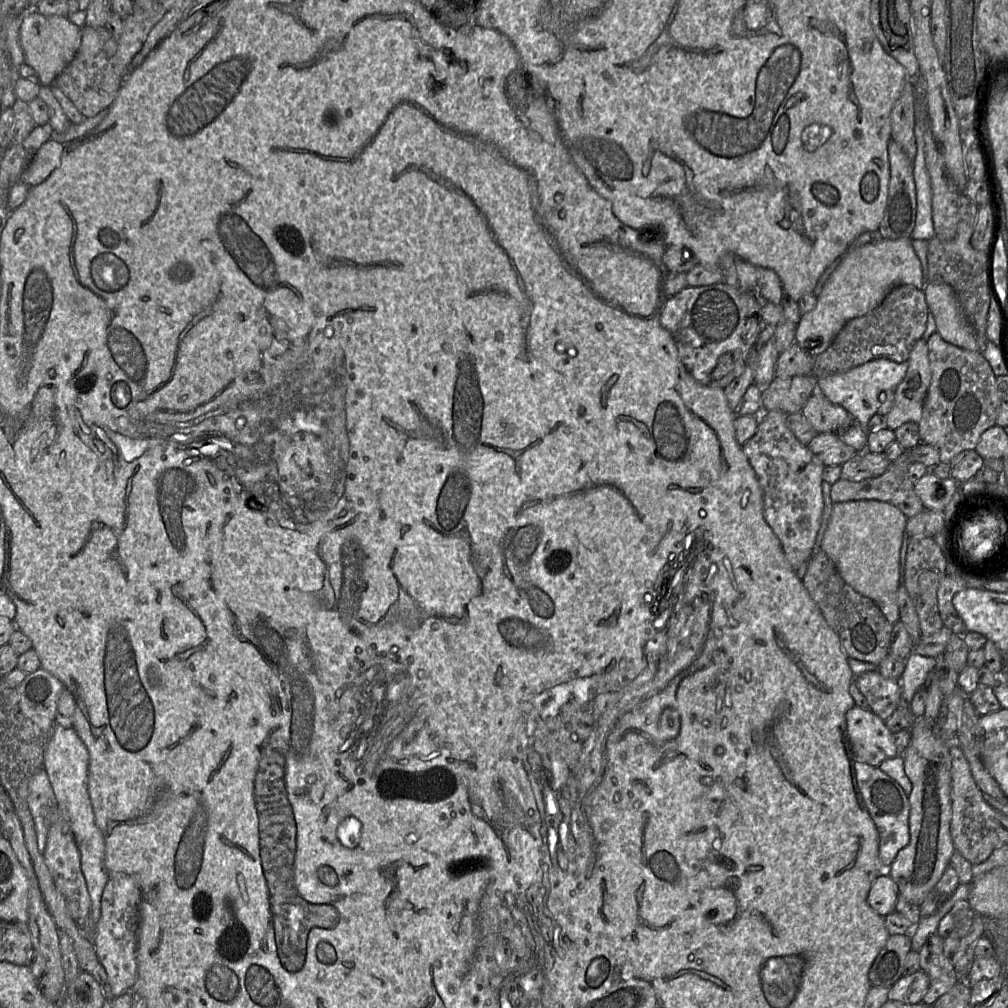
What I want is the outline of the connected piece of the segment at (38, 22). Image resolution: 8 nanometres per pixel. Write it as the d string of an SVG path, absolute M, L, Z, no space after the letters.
M32 10L22 21L19 37L25 63L36 71L41 85L49 86L75 57L81 45L81 28L66 16L44 16Z

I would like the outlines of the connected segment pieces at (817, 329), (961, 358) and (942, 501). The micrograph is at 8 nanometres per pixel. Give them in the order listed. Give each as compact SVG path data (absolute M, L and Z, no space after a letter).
M911 237L866 244L837 259L840 264L824 284L814 309L802 315L796 327L794 342L814 358L831 345L848 321L876 309L893 288L899 285L924 288L921 262Z
M936 331L927 341L931 369L931 383L924 401L919 424L920 442L939 450L940 463L949 464L957 455L966 450L975 450L980 437L996 425L1000 397L996 376L982 352L970 351L946 342Z
M928 472L914 485L914 491L924 508L939 512L944 511L957 490L958 483L953 478L941 479L932 472Z

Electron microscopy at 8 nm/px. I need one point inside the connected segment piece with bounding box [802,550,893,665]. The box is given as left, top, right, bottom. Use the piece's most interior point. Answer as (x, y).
(864, 632)

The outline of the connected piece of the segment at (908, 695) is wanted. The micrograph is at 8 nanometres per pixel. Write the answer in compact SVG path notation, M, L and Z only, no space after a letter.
M911 653L905 660L900 678L902 697L910 703L915 693L923 687L929 673L935 668L937 658Z

